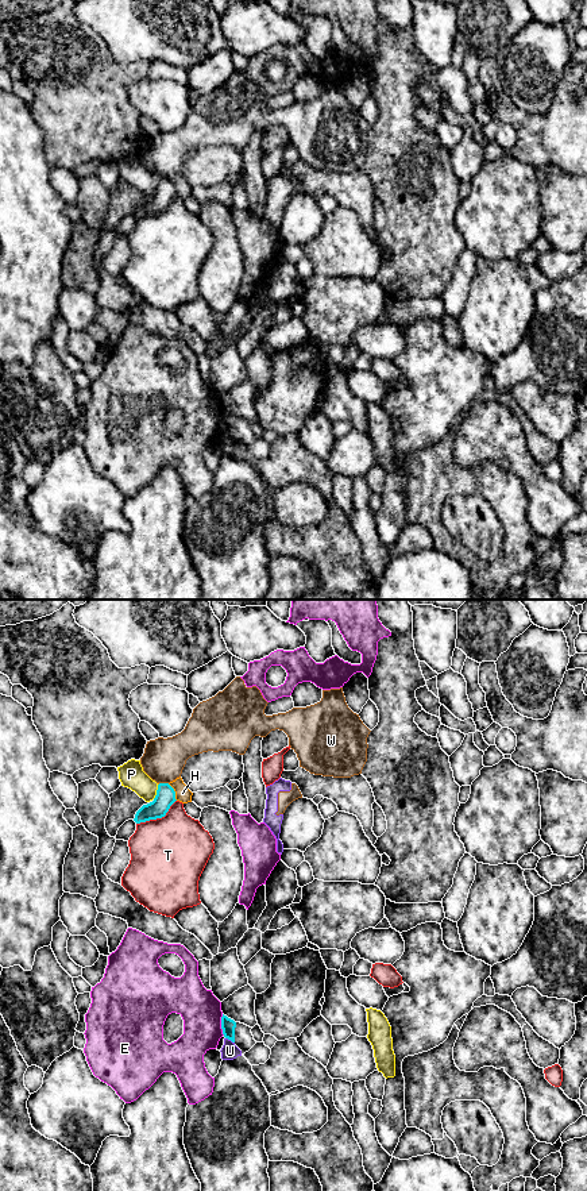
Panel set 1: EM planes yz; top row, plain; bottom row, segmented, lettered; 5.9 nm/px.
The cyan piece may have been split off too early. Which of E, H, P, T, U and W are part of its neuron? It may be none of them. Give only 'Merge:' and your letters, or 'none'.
Merge: none

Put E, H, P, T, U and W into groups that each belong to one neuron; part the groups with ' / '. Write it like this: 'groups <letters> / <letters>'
groups E / H / P / T / U W

